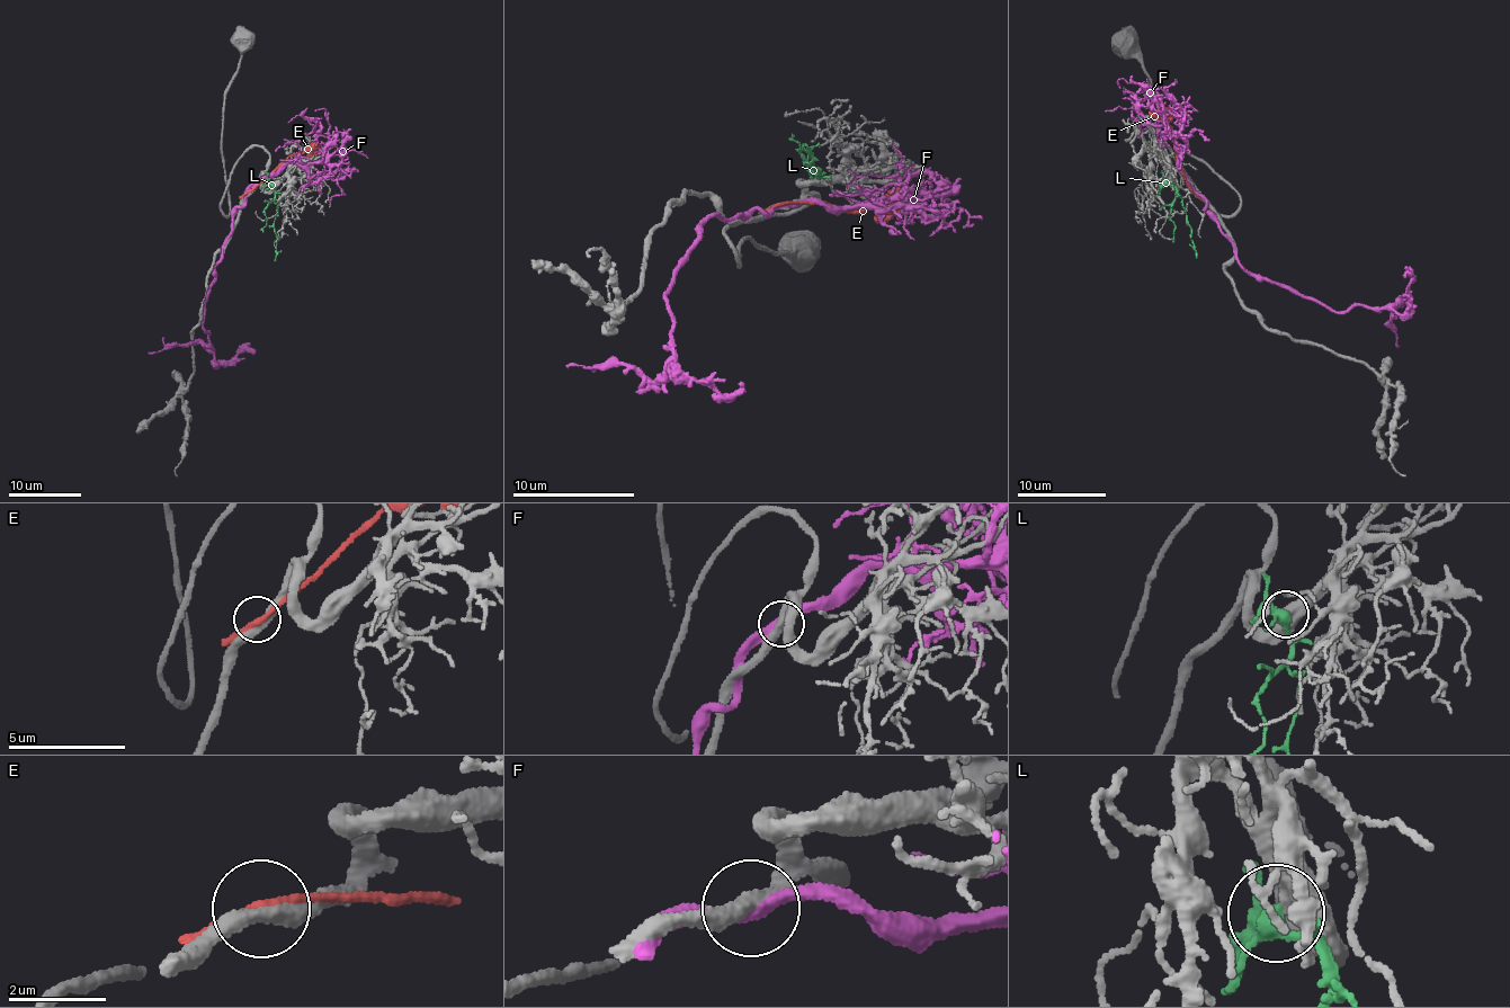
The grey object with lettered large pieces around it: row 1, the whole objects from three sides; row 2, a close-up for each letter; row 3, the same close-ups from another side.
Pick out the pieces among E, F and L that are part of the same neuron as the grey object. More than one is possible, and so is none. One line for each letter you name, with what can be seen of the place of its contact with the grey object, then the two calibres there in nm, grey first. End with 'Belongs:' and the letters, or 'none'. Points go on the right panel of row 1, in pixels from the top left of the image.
L: (1167, 180) | 480/280 nm
Belongs: L

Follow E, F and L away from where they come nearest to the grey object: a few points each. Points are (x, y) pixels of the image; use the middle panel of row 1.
E: (778, 206), (820, 202), (852, 212), (874, 205), (903, 204)
F: (794, 204), (700, 224), (666, 296), (671, 359), (663, 373), (643, 380), (627, 364), (565, 365)
L: (820, 172), (811, 166), (813, 151), (804, 145)

